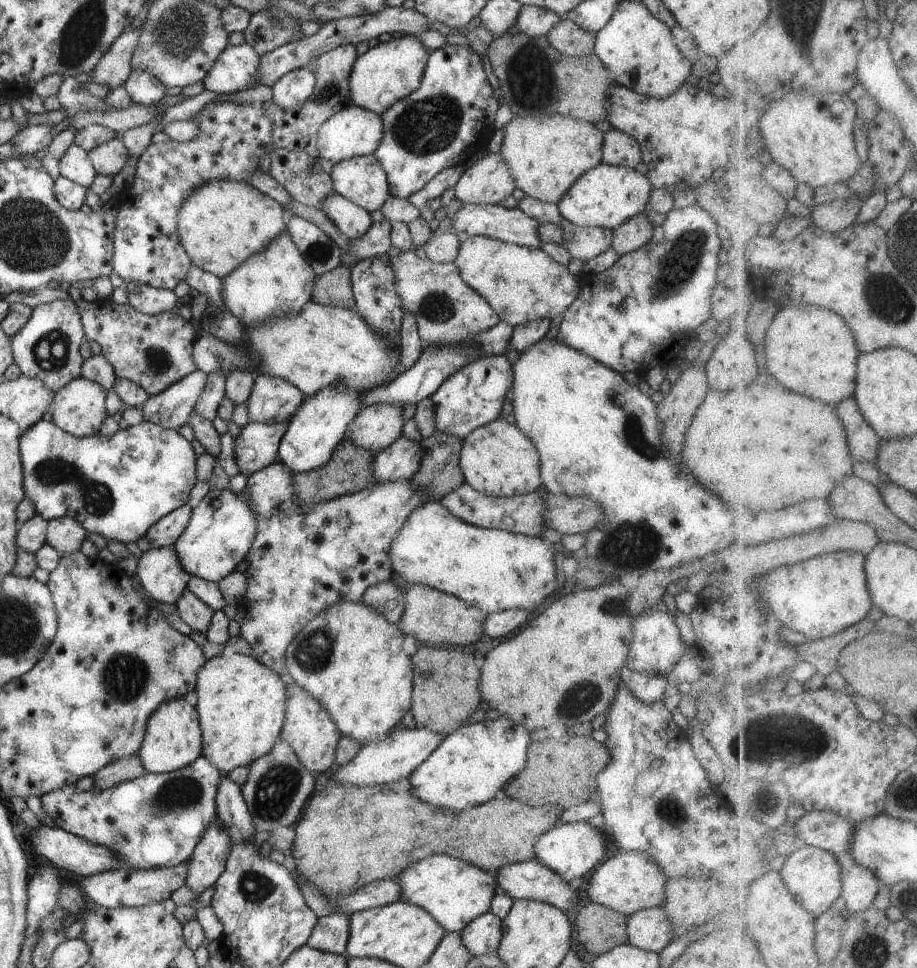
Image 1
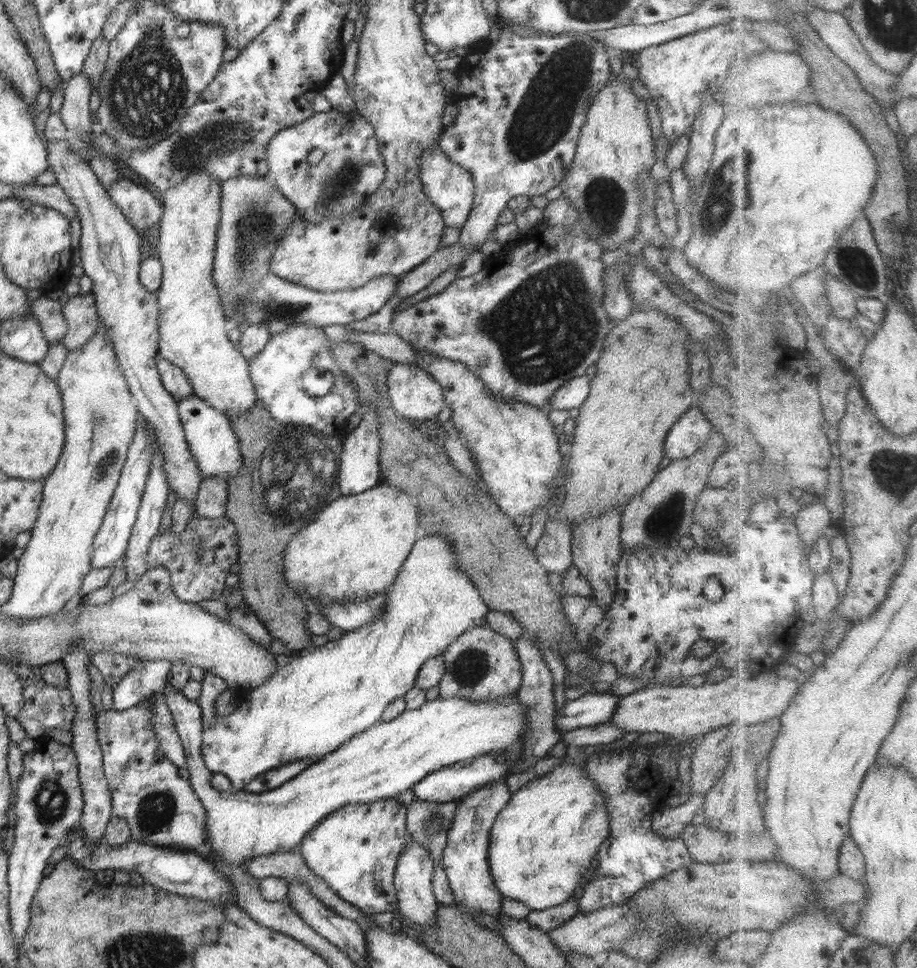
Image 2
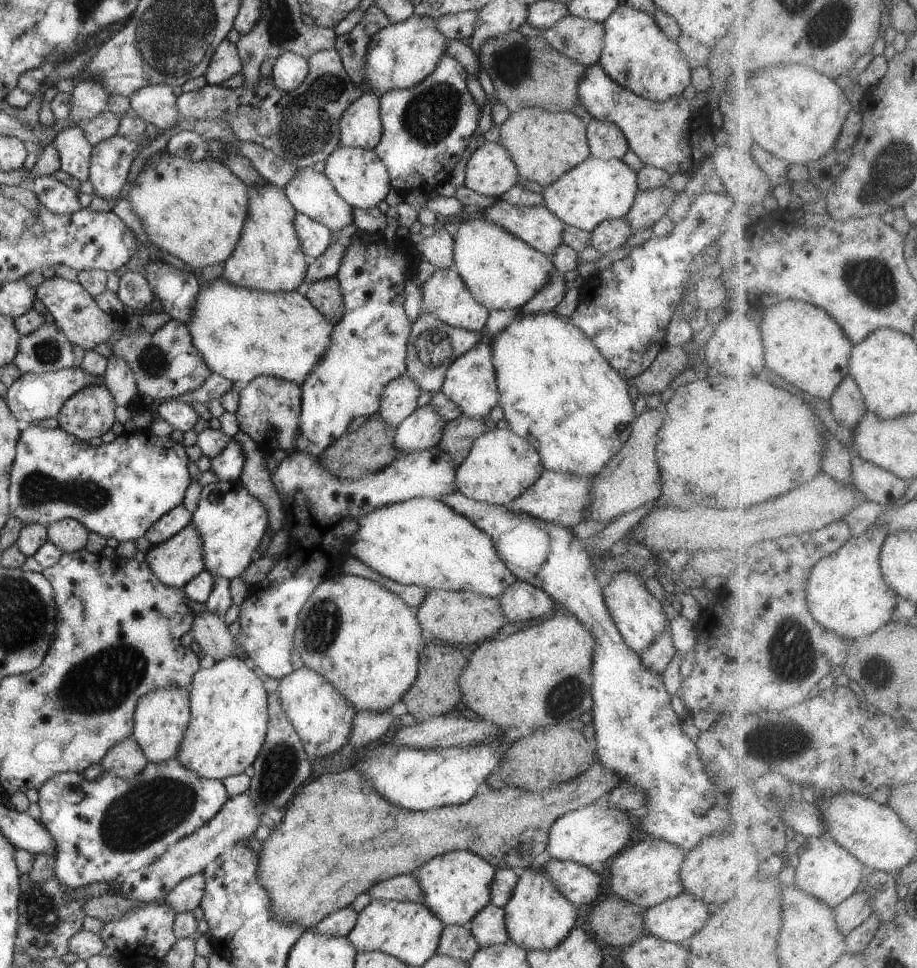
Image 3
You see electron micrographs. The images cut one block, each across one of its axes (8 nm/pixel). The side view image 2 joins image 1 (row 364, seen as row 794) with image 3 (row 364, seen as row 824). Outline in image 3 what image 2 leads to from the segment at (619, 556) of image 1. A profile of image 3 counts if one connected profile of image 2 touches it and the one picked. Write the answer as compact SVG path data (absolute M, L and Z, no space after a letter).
M518 311L516 318L495 338L487 339L492 351L492 364L495 368L495 377L498 392L500 393L498 405L502 407L506 422L510 424L510 431L524 438L537 450L541 456L542 465L551 471L567 472L579 475L596 476L605 464L625 445L631 433L631 424L637 417L634 411L634 403L628 396L628 386L616 369L613 369L604 355L596 348L582 330L571 321L570 317L563 317L554 311L542 311L541 313L526 314Z

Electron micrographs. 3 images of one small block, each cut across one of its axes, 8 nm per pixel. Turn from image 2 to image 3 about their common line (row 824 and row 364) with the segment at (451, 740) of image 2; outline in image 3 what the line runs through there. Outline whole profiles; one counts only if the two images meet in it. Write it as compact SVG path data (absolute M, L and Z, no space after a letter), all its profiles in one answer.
M223 275L206 282L200 279L200 284L199 293L192 303L191 315L185 325L192 337L192 344L213 373L239 386L247 385L260 375L278 377L301 385L328 348L334 325L298 291L273 293L247 289L232 284Z

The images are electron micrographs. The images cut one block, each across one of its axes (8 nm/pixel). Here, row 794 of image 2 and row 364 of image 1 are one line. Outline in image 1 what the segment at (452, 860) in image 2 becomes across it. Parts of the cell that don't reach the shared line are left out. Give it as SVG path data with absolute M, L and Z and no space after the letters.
M505 354L480 356L446 377L431 396L438 431L464 438L473 430L500 418L513 383L511 362Z

